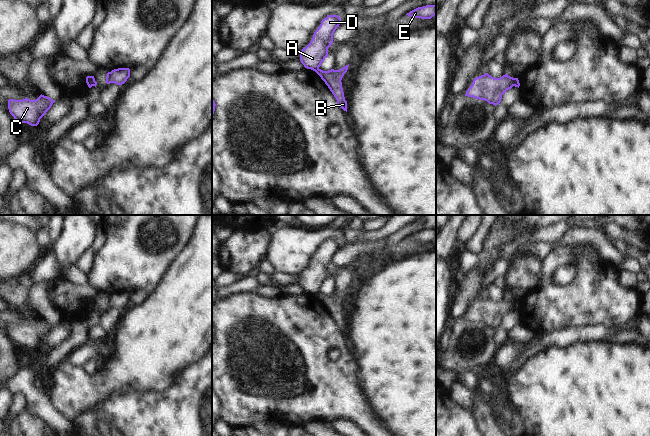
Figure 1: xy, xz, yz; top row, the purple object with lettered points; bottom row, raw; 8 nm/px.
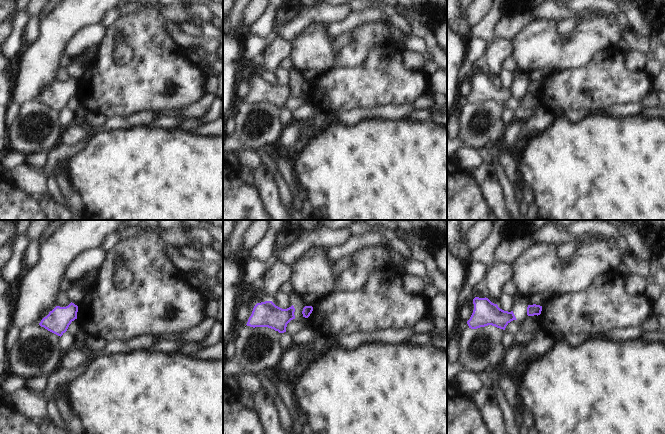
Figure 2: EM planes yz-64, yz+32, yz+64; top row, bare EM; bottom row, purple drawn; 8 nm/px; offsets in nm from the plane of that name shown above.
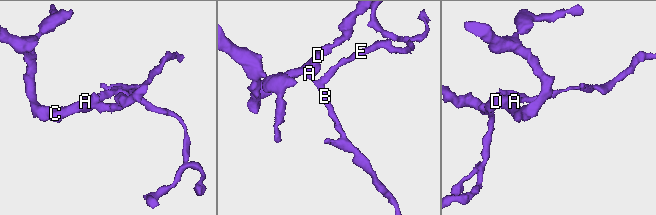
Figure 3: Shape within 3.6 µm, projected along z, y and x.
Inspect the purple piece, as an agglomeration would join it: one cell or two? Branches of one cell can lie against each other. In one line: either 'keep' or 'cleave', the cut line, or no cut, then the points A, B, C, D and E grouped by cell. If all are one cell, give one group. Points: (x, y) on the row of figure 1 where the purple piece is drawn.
cleave | xz (318, 68), (315, 71) | A C D / B E

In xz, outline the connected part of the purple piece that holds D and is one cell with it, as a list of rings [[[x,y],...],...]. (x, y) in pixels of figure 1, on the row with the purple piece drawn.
[[[328,15],[321,21],[310,43],[300,52],[300,61],[305,68],[317,71],[328,57],[328,48],[333,43],[333,34],[341,24],[338,15]]]

